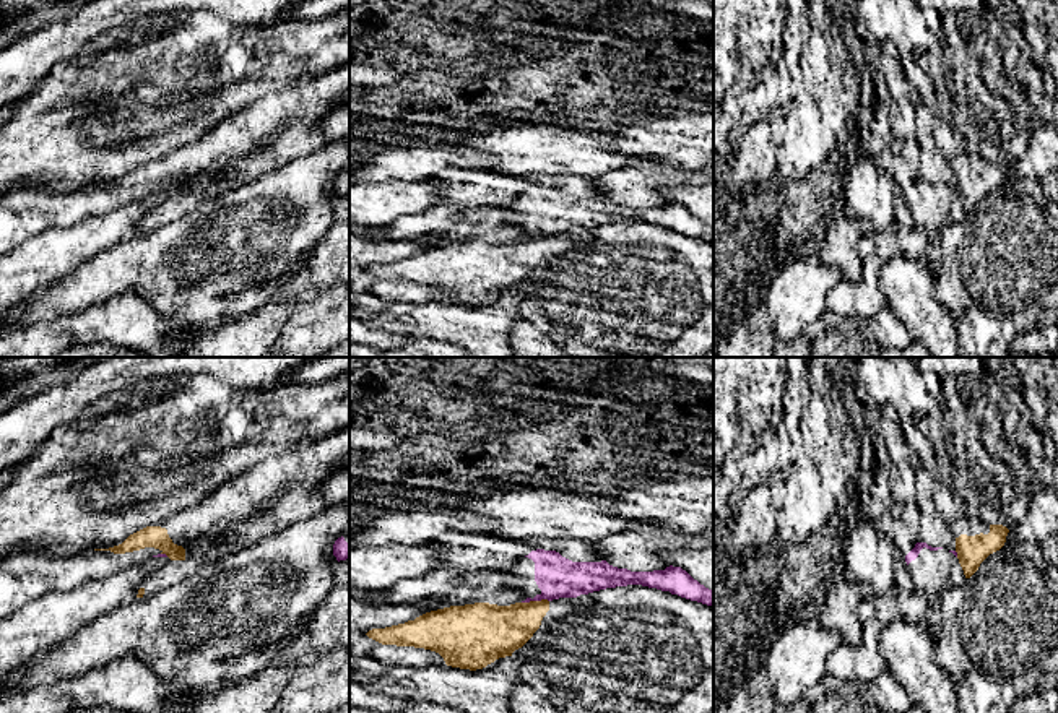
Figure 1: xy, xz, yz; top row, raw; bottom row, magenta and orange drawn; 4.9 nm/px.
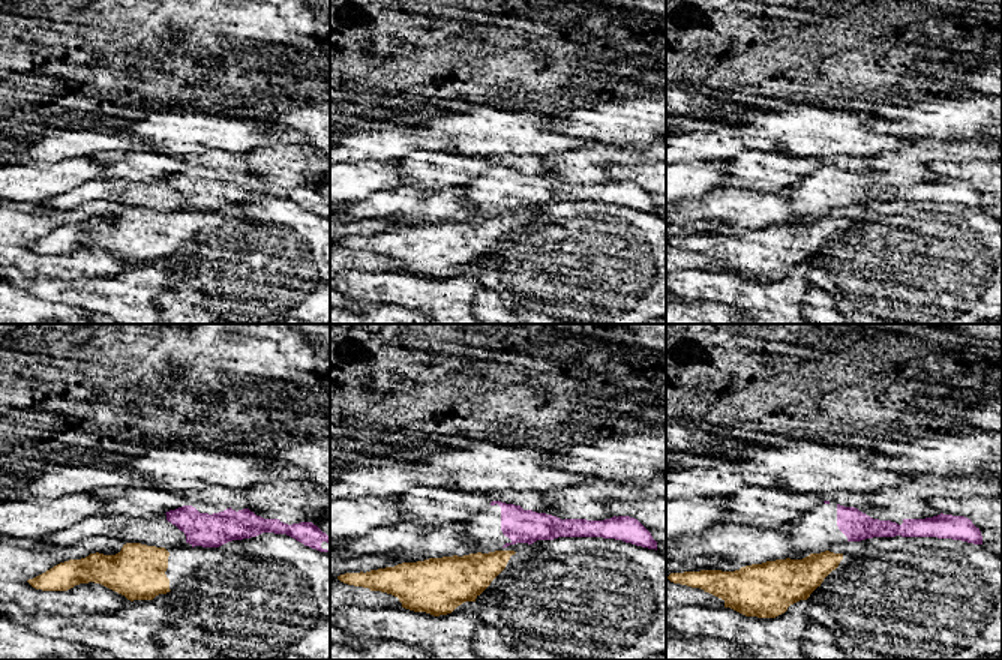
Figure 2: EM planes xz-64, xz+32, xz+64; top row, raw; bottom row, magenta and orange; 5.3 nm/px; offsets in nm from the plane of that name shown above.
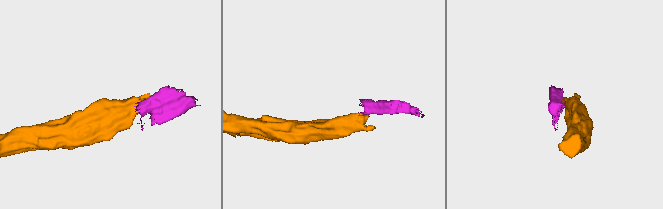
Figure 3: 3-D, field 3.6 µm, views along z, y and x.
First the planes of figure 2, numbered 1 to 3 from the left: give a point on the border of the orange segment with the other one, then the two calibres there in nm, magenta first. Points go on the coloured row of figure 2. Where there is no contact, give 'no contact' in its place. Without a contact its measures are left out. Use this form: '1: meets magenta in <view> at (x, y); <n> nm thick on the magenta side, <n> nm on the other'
1: no contact
2: no contact
3: no contact

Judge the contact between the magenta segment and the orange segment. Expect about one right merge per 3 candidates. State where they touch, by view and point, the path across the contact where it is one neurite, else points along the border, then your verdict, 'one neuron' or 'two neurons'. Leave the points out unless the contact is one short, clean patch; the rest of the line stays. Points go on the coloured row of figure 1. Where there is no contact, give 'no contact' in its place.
contact xz (535, 600); border xz (548, 600), (522, 603); two neurons

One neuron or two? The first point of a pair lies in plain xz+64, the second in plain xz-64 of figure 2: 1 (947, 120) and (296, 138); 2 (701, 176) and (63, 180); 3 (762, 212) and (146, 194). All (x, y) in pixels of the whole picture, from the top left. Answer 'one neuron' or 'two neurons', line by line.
1: two neurons
2: one neuron
3: one neuron

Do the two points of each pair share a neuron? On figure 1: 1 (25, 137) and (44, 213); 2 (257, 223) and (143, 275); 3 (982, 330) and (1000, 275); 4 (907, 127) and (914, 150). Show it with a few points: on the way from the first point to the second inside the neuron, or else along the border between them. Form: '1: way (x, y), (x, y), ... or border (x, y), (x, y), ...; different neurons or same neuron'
1: border (17, 187), (52, 185), (62, 192), (75, 190); different neurons
2: way (229, 250), (218, 262), (207, 267), (171, 267); same neuron
3: way (993, 317), (1000, 301), (1000, 288); same neuron
4: border (914, 137), (902, 142); different neurons

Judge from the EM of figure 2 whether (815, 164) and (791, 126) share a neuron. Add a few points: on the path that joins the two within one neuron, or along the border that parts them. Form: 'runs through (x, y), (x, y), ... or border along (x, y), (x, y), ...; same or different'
border along (776, 152), (821, 158); different

